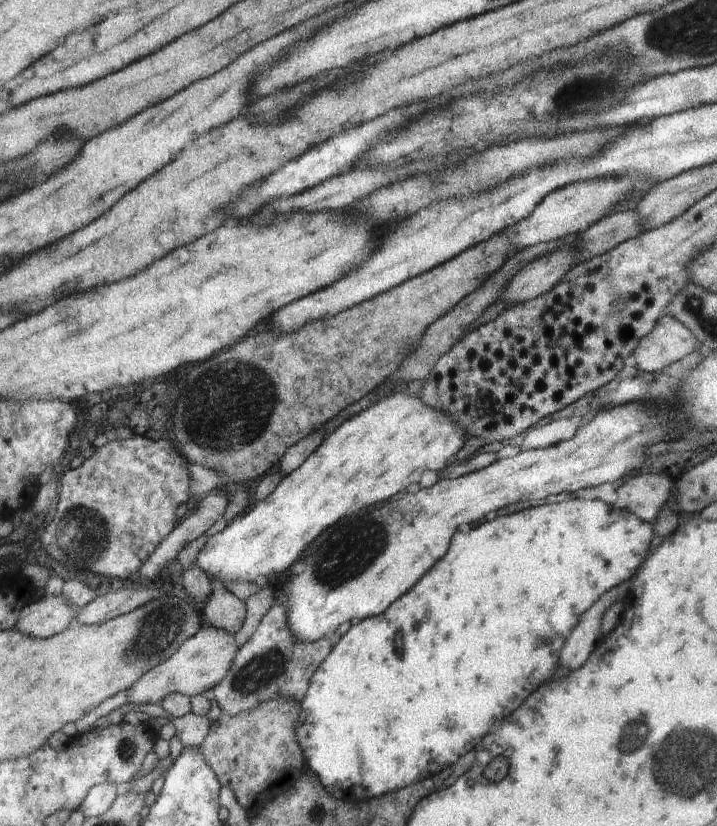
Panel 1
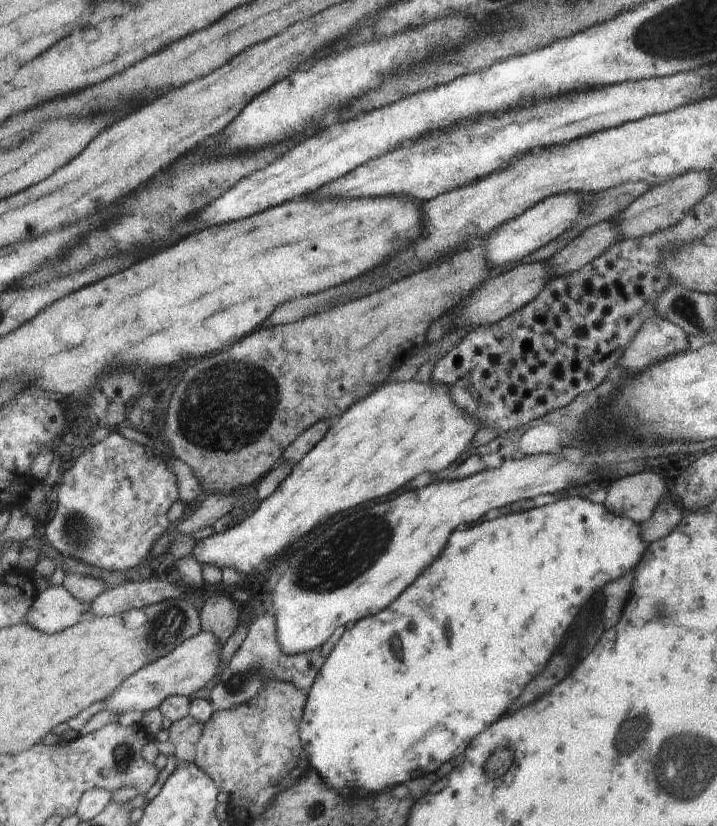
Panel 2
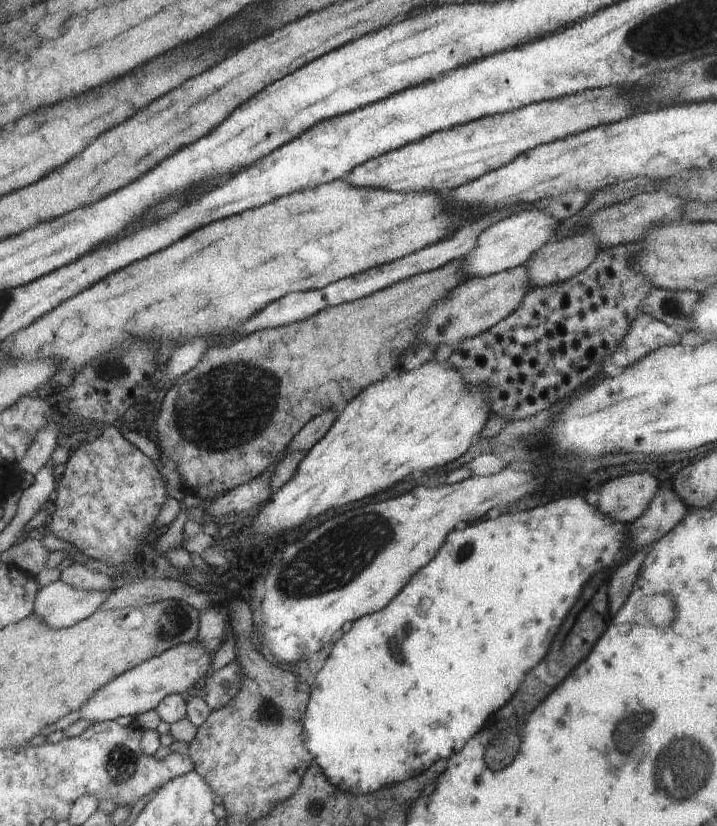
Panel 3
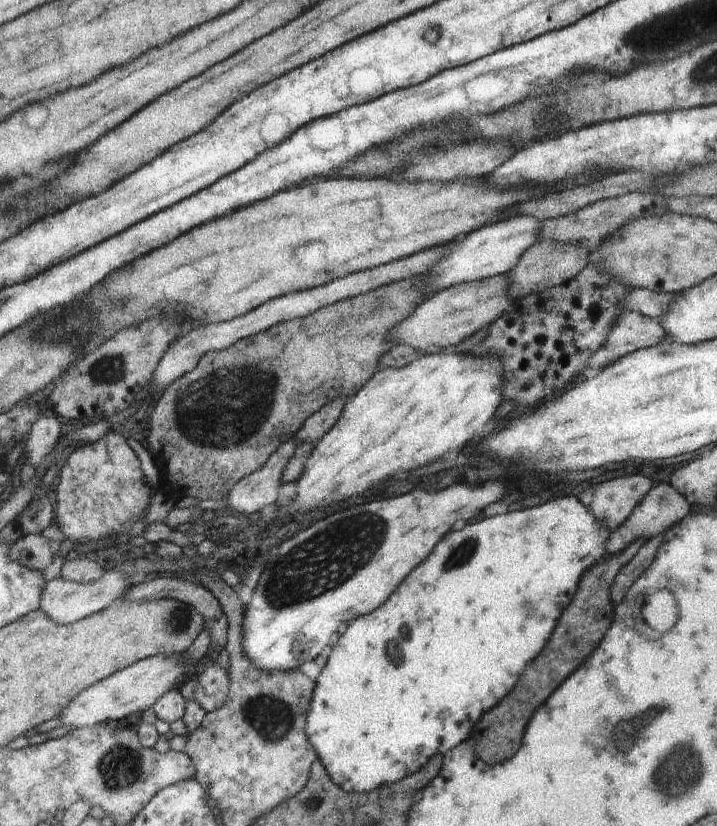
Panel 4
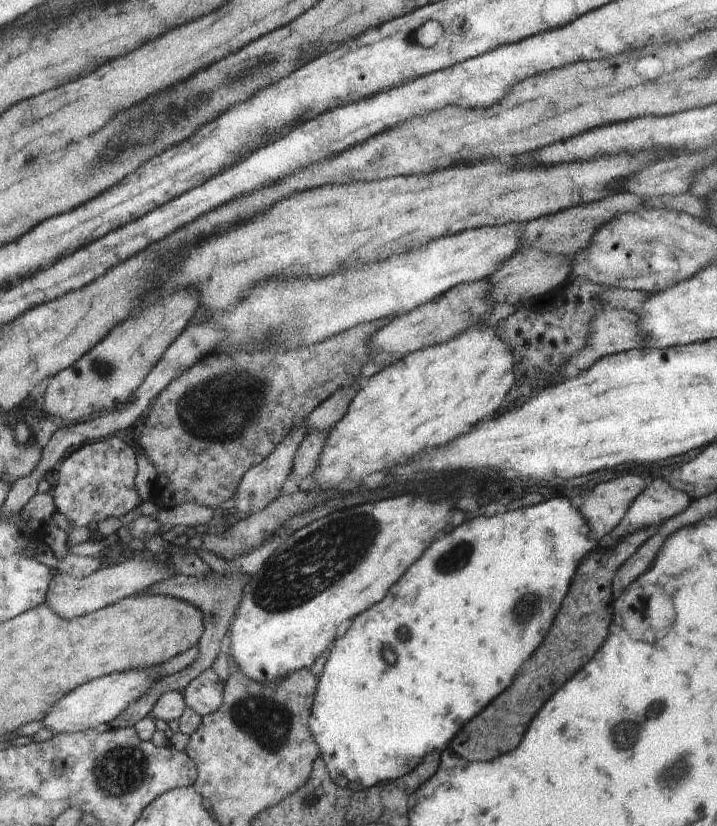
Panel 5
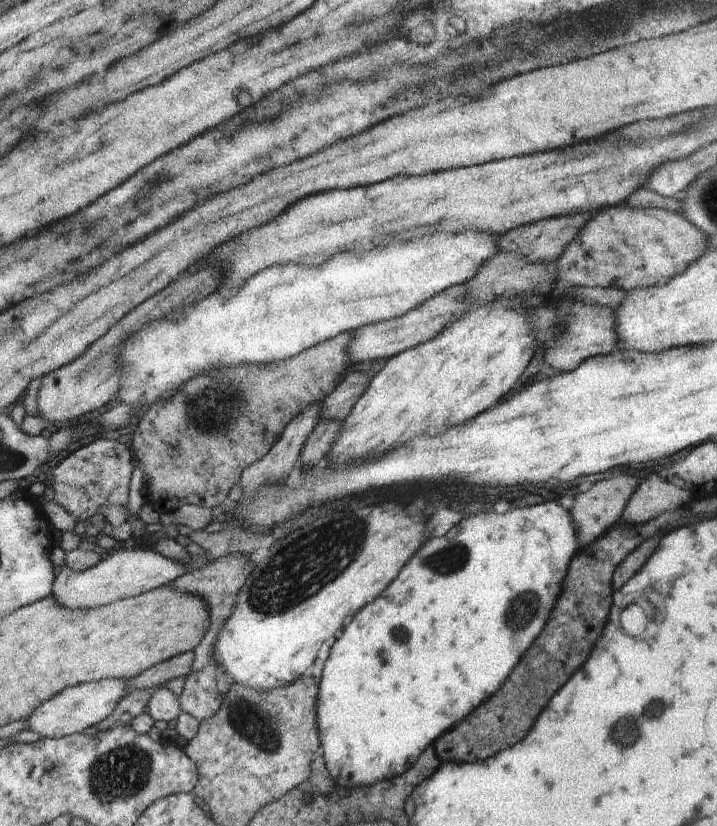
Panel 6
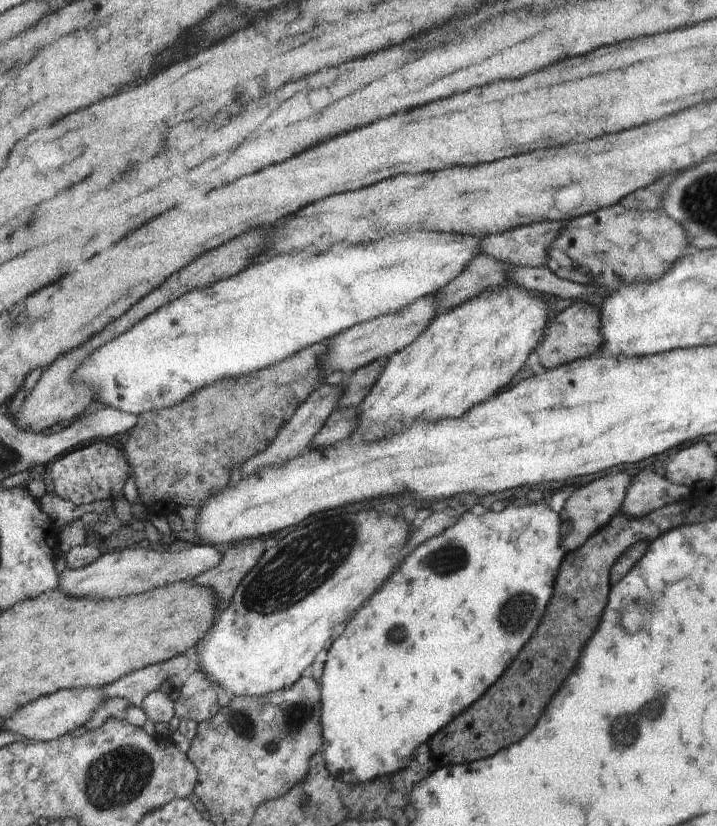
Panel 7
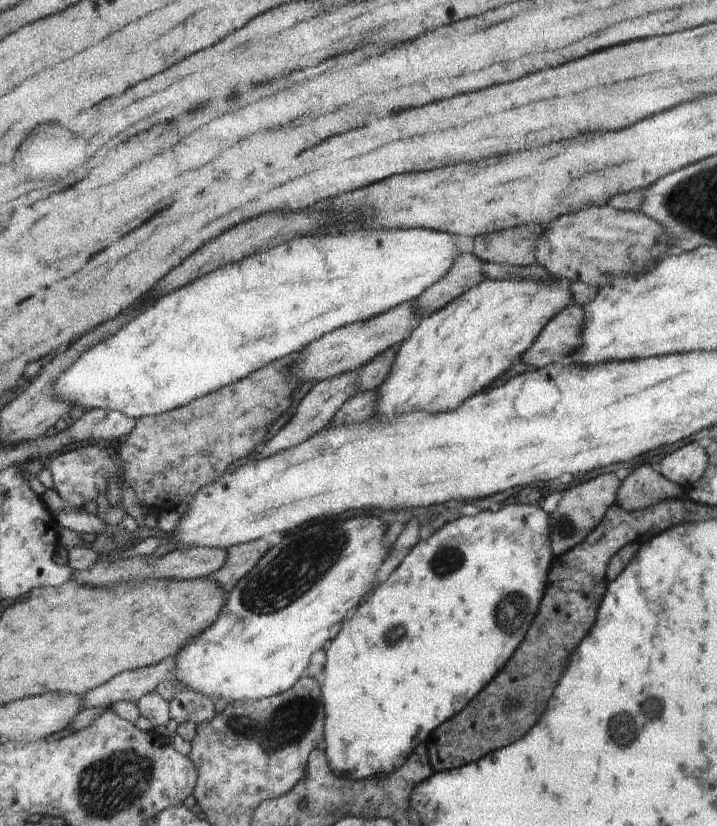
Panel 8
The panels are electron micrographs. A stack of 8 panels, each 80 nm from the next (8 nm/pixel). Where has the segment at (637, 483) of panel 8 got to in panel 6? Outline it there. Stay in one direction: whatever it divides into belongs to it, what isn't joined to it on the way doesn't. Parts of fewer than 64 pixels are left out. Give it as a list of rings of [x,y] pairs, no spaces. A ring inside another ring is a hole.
[[[651,474],[630,497],[620,521],[626,524],[648,522],[662,513],[688,506],[691,495],[691,490],[681,489],[657,474]]]

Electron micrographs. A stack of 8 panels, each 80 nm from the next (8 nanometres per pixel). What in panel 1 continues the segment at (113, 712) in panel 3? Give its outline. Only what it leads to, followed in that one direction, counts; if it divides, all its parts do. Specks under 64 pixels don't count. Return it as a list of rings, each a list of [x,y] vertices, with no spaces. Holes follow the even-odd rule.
[[[212,625],[201,626],[198,632],[182,644],[181,648],[164,662],[142,676],[129,689],[129,701],[134,704],[158,702],[170,693],[182,693],[193,697],[196,694],[214,689],[229,674],[240,650],[235,636]]]

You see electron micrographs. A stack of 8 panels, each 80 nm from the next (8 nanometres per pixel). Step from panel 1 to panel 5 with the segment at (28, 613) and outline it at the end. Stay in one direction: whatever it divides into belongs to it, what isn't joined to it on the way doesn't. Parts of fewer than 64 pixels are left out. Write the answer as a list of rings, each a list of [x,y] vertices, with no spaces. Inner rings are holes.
[[[126,552],[123,561],[115,565],[104,565],[89,577],[78,578],[72,575],[59,573],[54,577],[54,582],[46,594],[46,604],[62,618],[78,618],[84,614],[90,614],[94,610],[100,610],[104,606],[110,606],[124,596],[132,596],[138,592],[144,592],[150,585],[161,581],[167,575],[167,566],[163,563],[146,561],[140,553],[132,554]]]

